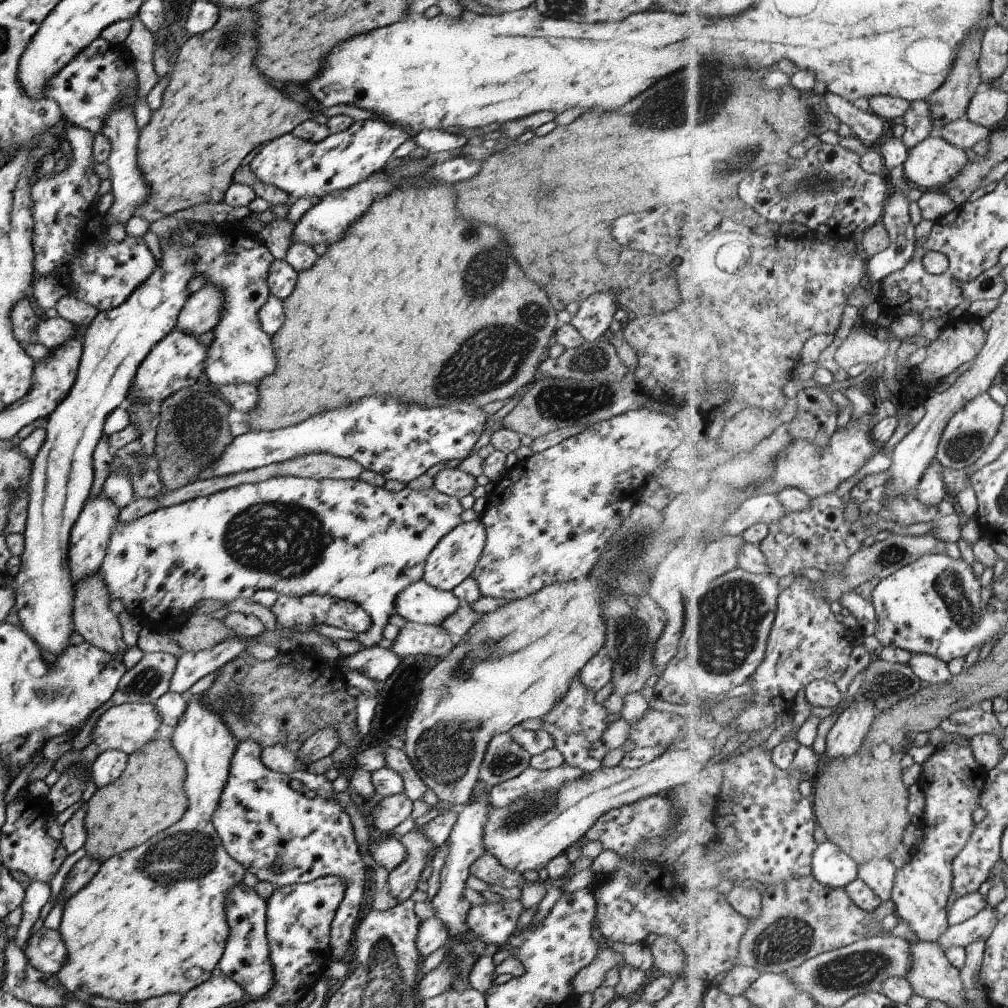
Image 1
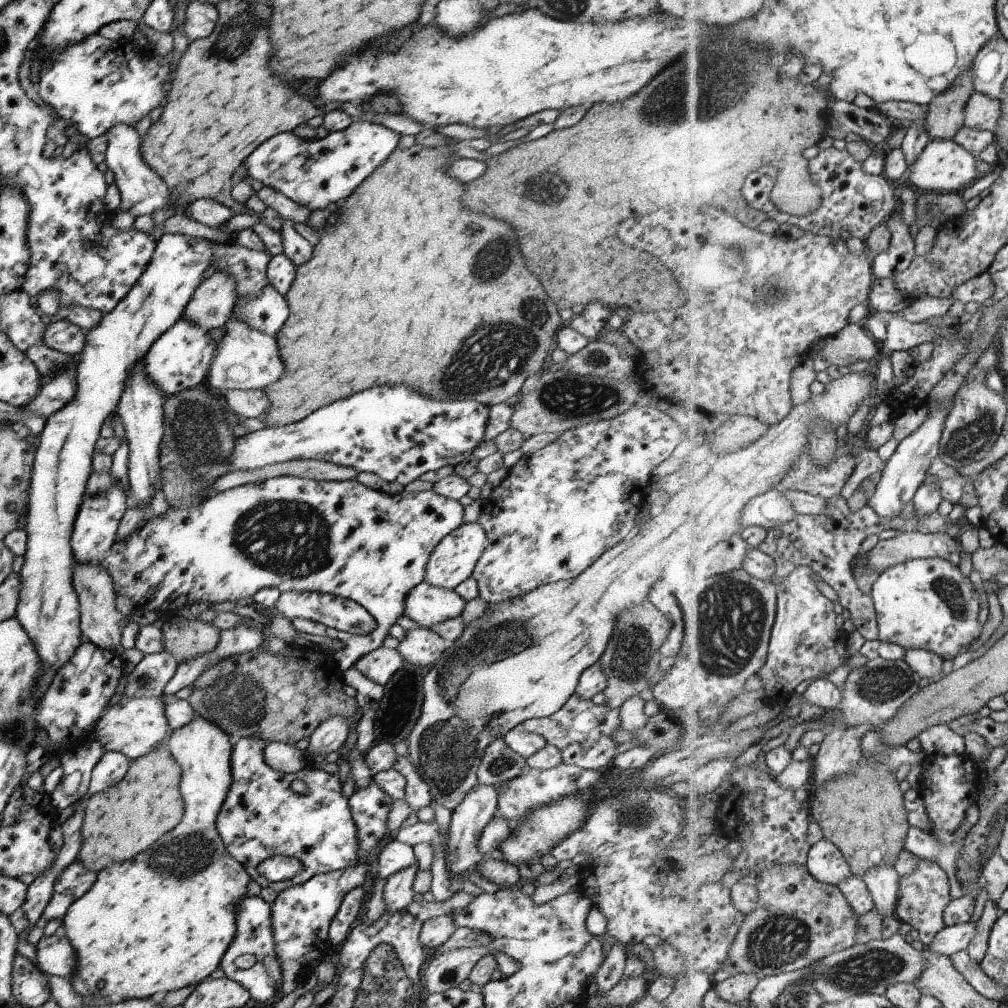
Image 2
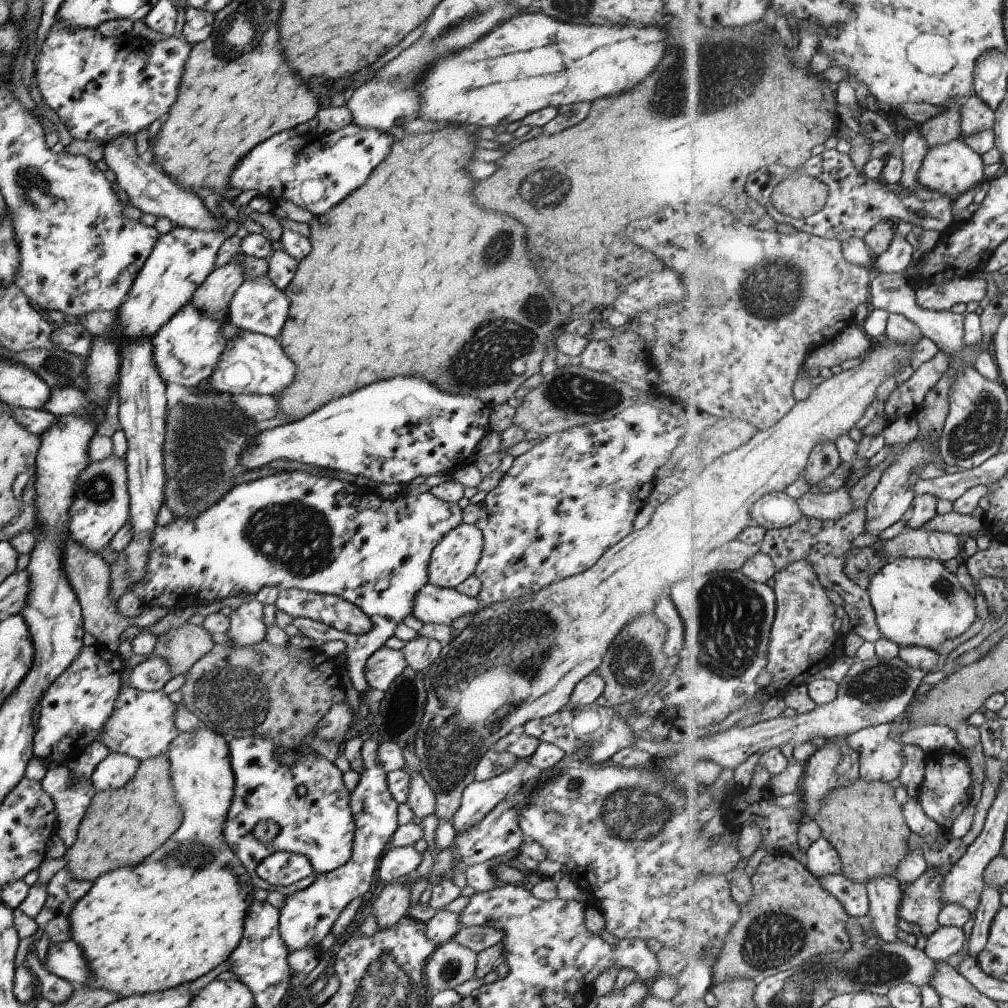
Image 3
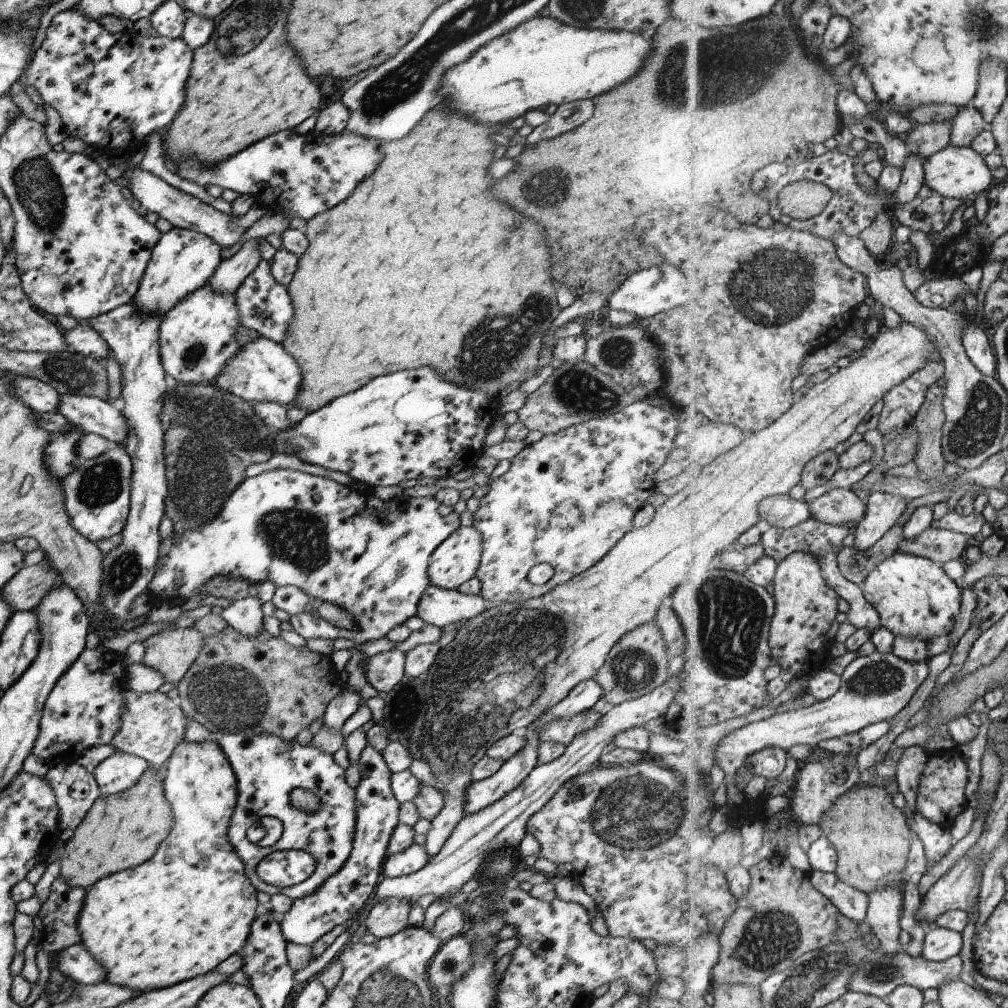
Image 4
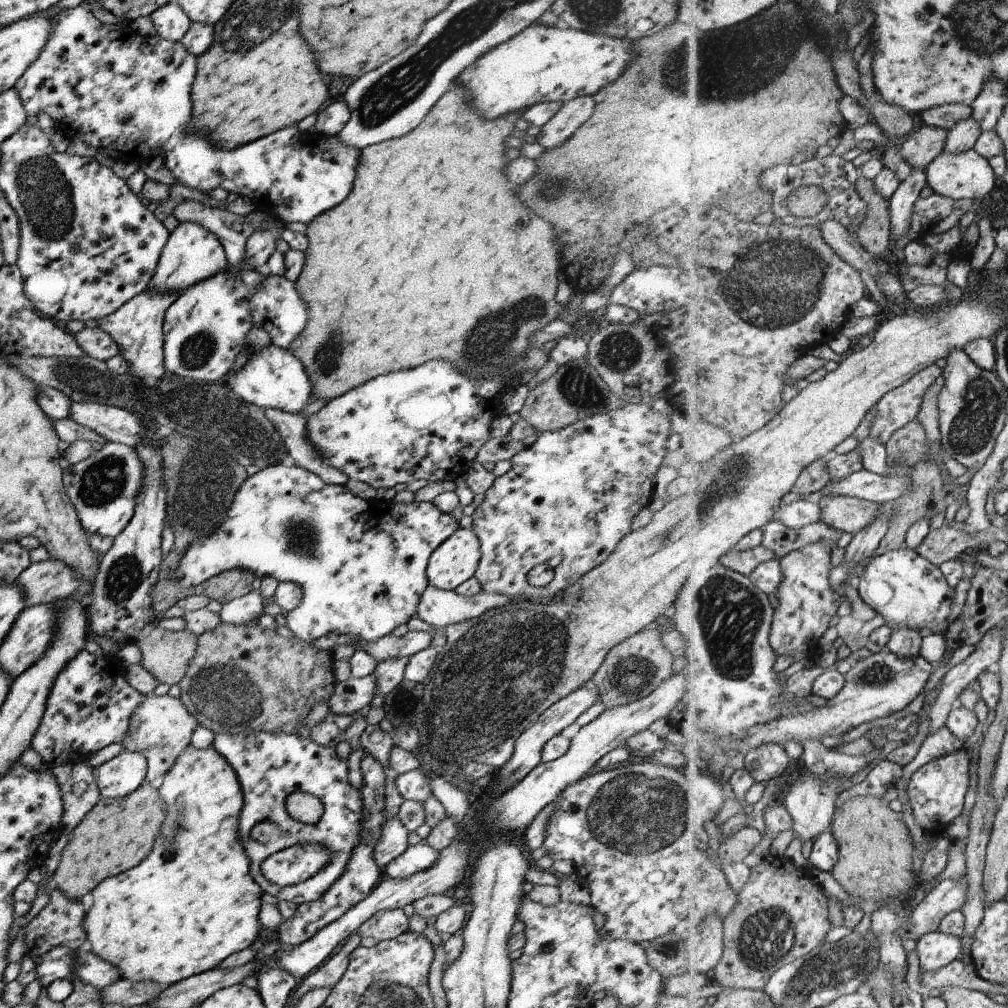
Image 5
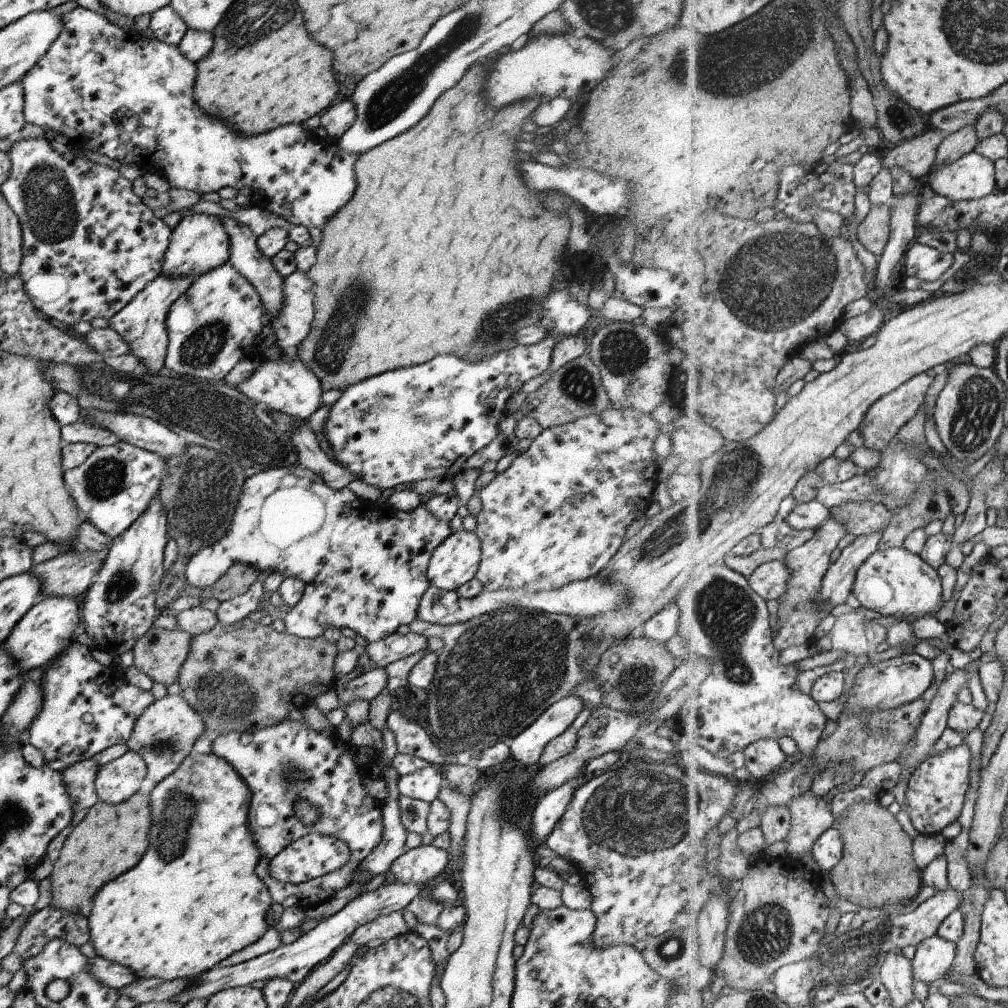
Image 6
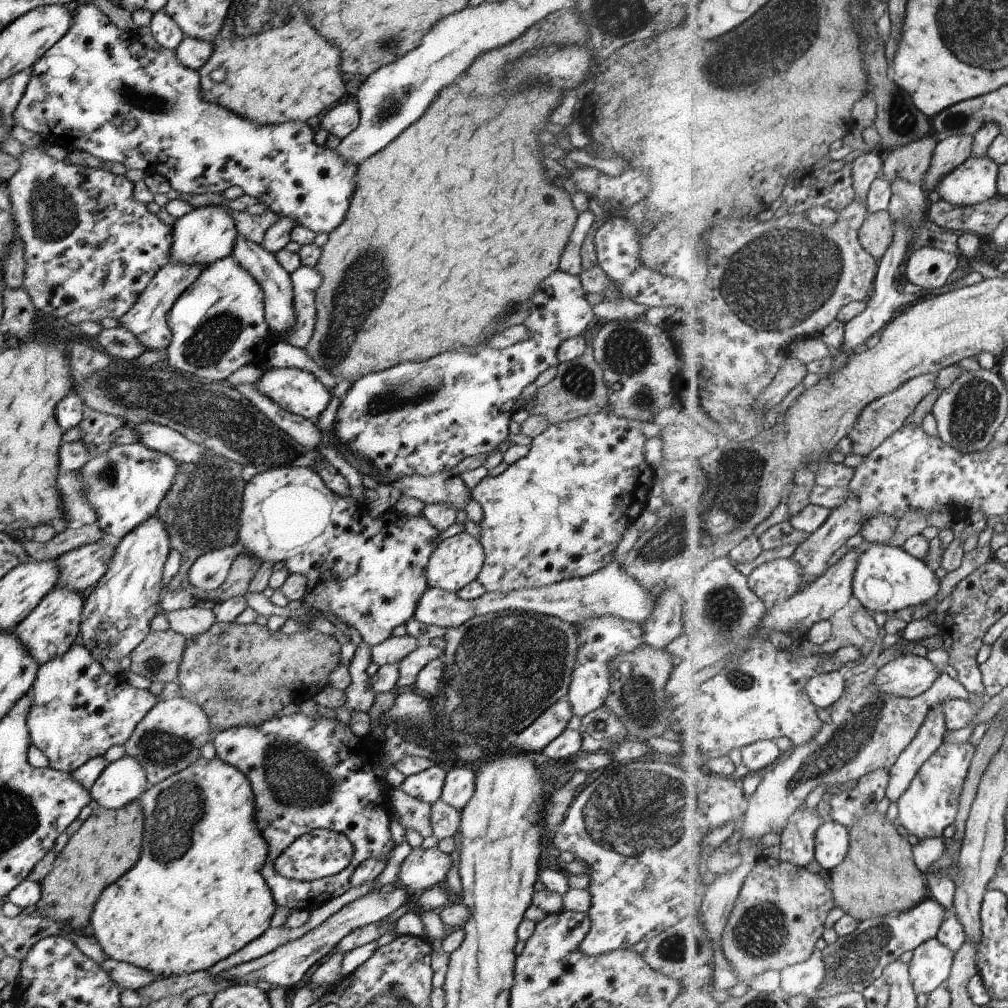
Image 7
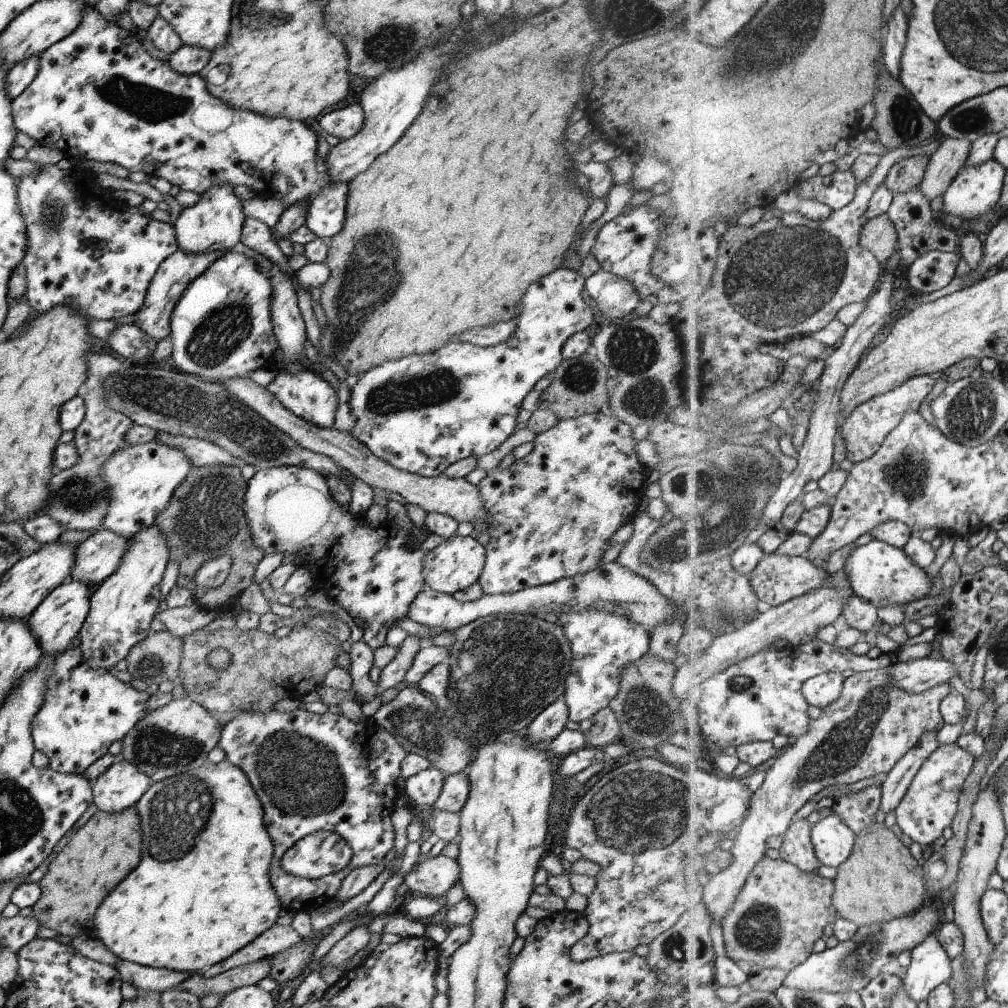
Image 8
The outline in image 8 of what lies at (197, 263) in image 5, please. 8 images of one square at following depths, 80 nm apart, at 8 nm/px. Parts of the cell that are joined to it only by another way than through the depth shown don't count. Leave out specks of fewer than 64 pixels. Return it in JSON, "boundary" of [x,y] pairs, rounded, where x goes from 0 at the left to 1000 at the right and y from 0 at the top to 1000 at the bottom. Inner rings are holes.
{"boundary":[[[228,184],[209,186],[198,194],[191,203],[183,206],[176,216],[171,219],[175,245],[187,253],[200,253],[203,251],[223,251],[236,247],[238,228],[242,212],[239,210],[238,200],[229,190]]]}

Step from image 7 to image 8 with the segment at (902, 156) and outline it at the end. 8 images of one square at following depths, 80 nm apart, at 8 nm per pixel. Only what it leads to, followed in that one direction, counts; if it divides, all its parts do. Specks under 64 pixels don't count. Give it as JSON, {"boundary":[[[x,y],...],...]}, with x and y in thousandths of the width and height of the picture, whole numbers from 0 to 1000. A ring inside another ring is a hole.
{"boundary":[[[908,154],[893,159],[882,170],[878,181],[879,186],[887,192],[912,187],[922,162],[922,154]]]}

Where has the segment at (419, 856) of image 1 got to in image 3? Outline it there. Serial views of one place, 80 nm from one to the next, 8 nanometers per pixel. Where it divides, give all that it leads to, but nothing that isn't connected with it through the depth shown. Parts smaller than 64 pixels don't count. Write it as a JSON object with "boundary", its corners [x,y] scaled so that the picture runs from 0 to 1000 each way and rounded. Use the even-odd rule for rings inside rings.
{"boundary":[[[402,870],[382,876],[370,897],[367,906],[374,917],[374,925],[386,923],[396,917],[407,901],[407,883],[402,881]]]}

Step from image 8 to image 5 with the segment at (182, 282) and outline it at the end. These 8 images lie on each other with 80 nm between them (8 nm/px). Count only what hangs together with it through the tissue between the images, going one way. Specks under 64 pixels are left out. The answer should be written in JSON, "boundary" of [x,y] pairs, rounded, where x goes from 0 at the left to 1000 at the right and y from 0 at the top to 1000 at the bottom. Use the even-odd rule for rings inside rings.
{"boundary":[[[144,287],[118,304],[111,312],[95,317],[96,323],[114,339],[117,351],[126,361],[127,370],[136,375],[144,386],[152,386],[164,369],[161,361],[161,319],[165,306],[173,300],[177,292]]]}

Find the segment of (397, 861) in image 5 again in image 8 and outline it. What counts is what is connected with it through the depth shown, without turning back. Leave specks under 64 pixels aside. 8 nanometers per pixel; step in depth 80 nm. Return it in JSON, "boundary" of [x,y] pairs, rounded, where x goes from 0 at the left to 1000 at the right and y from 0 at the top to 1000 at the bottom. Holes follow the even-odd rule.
{"boundary":[[[434,847],[415,849],[416,855],[400,868],[398,875],[404,879],[404,885],[425,889],[440,894],[441,886],[449,875],[454,875],[454,859],[452,852]]]}

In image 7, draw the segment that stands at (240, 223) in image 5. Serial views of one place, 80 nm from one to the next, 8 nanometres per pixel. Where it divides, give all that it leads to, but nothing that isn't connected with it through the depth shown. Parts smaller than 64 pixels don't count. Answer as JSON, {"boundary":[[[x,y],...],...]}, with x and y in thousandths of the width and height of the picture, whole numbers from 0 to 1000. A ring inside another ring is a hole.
{"boundary":[[[237,231],[234,232],[229,247],[229,254],[260,286],[263,319],[268,328],[277,331],[277,335],[284,339],[286,327],[292,320],[290,290],[286,271],[273,259],[272,253],[265,251],[262,246],[259,246],[259,243],[245,238],[245,236]]]}

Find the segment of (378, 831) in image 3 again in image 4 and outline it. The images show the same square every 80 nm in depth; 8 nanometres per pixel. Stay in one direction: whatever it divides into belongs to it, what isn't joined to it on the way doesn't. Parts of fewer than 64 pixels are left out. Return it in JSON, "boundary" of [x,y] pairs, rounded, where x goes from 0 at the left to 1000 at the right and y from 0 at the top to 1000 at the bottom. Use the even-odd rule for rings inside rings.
{"boundary":[[[362,739],[353,761],[358,767],[351,782],[352,821],[346,849],[340,859],[325,869],[311,885],[290,892],[290,898],[277,914],[281,933],[285,937],[310,938],[331,919],[340,918],[355,901],[362,898],[362,893],[376,875],[374,871],[379,863],[382,840],[396,816],[395,796],[387,783],[388,766],[376,745]]]}

